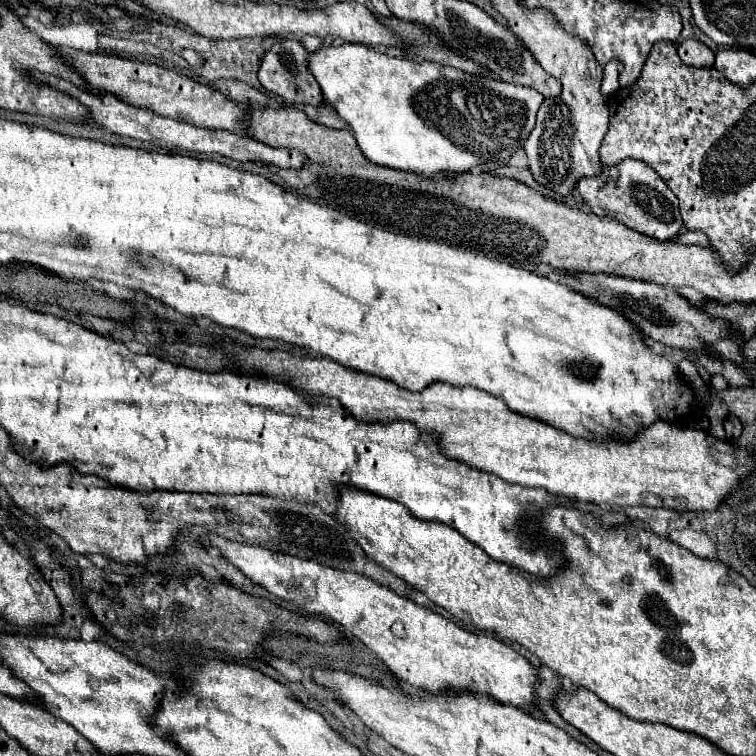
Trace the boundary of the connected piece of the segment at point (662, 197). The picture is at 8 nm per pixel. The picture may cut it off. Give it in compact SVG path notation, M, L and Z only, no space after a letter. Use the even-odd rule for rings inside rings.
M625 159L615 167L605 165L601 175L581 179L577 183L577 191L595 215L611 217L637 233L649 235L651 239L673 241L683 227L677 197L665 185L665 181L643 161Z

